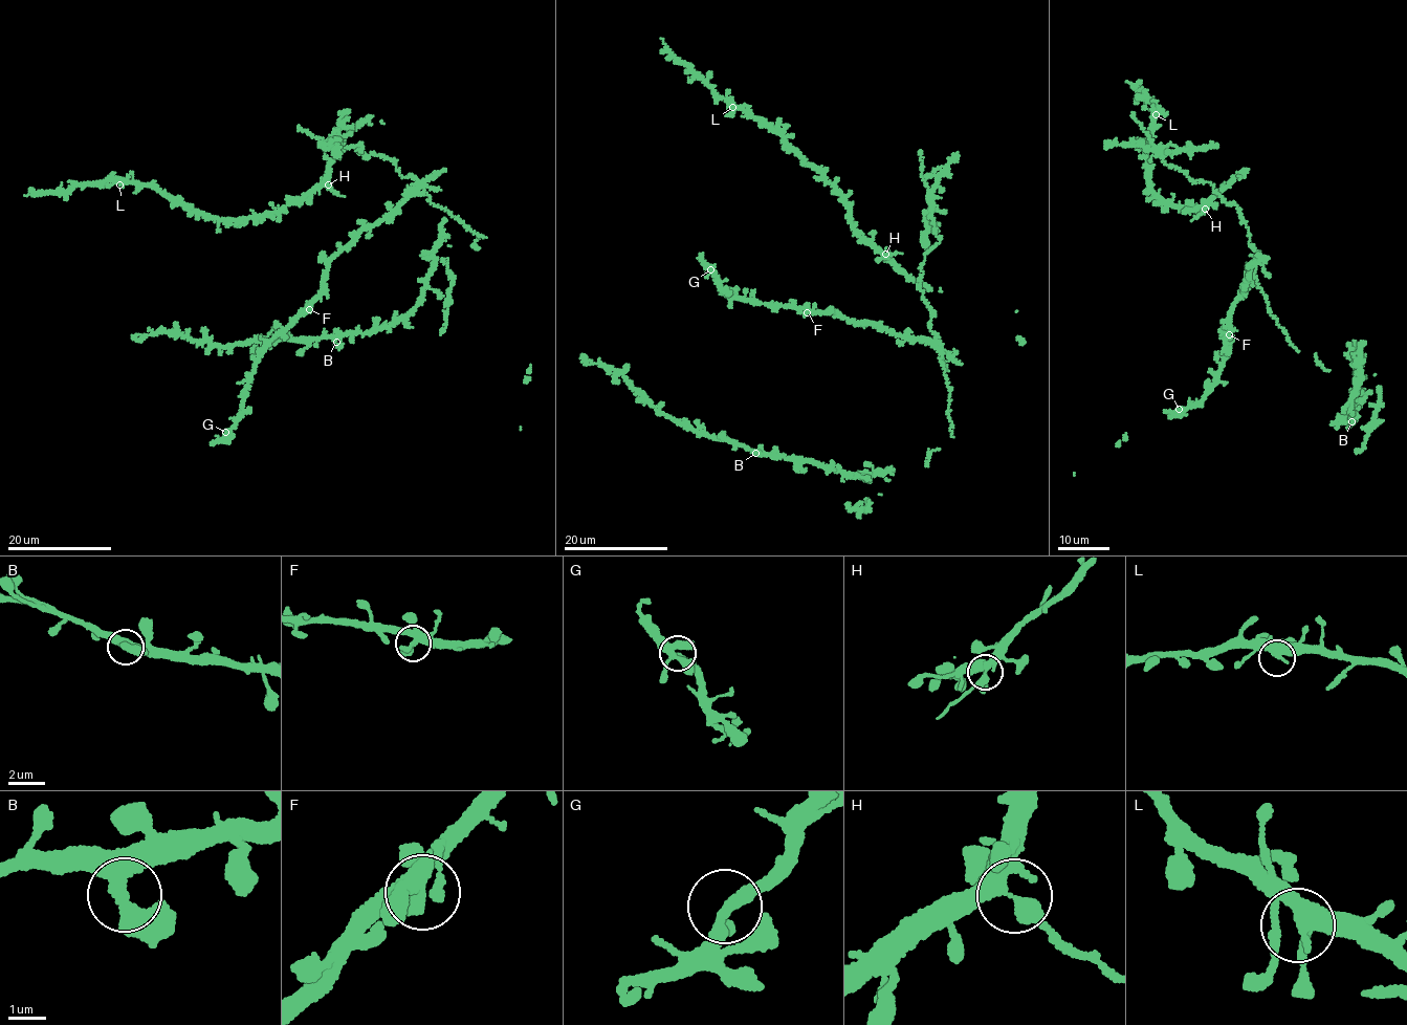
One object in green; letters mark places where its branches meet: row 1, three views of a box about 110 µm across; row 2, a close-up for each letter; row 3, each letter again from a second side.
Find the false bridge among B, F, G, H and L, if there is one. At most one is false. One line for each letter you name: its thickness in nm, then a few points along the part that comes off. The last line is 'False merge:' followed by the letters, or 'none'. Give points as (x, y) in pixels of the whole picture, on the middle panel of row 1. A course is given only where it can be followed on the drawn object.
H: 320 nm thick; foreign part runs (885, 254), (901, 253)
False merge: H

